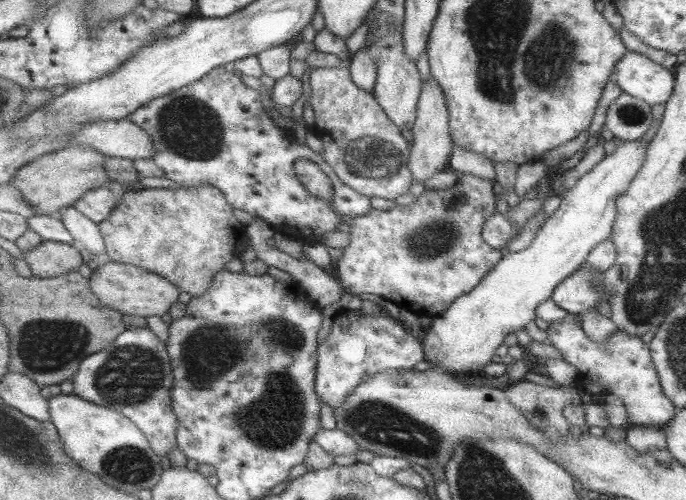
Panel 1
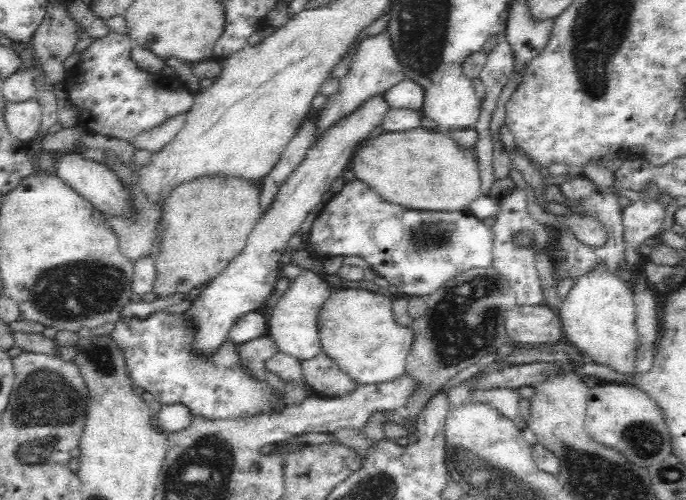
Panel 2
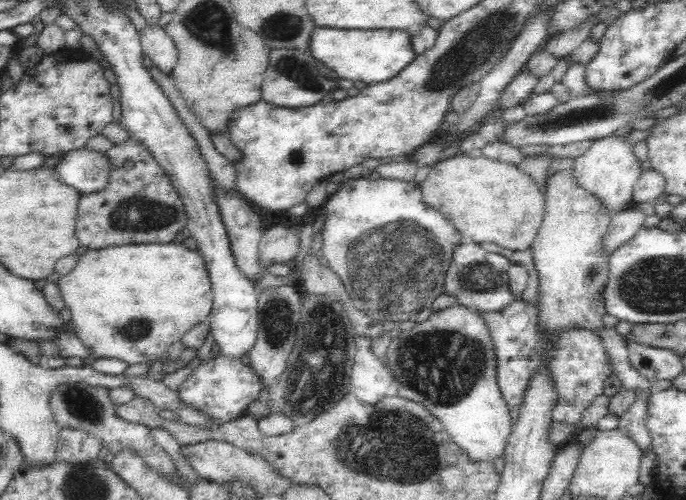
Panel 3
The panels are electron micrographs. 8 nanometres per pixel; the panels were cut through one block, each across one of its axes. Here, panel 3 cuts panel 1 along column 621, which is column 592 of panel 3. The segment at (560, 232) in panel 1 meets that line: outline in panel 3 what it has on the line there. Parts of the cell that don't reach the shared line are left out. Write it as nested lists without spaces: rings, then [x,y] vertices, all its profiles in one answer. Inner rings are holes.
[[[610,135],[592,141],[591,146],[574,161],[573,168],[582,188],[594,193],[614,214],[633,205],[633,188],[642,176],[641,161],[634,154],[635,144],[627,135]]]

